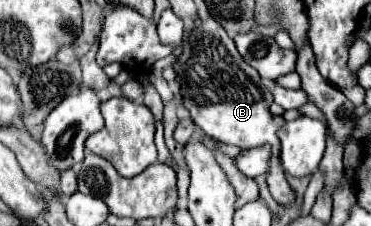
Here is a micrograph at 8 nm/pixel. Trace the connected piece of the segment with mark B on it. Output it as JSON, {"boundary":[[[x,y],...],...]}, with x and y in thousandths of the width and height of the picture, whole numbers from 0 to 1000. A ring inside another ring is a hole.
{"boundary":[[[536,84],[526,128],[504,137],[493,164],[488,235],[472,252],[466,305],[488,376],[493,465],[515,500],[526,553],[590,633],[639,642],[650,659],[698,650],[709,633],[736,642],[730,748],[725,748],[725,845],[736,881],[757,907],[795,898],[795,845],[768,792],[752,730],[752,606],[747,571],[763,553],[763,518],[730,509],[725,465],[736,429],[714,367],[704,367],[698,323],[671,296],[639,235],[628,173],[585,111],[574,84]]]}

